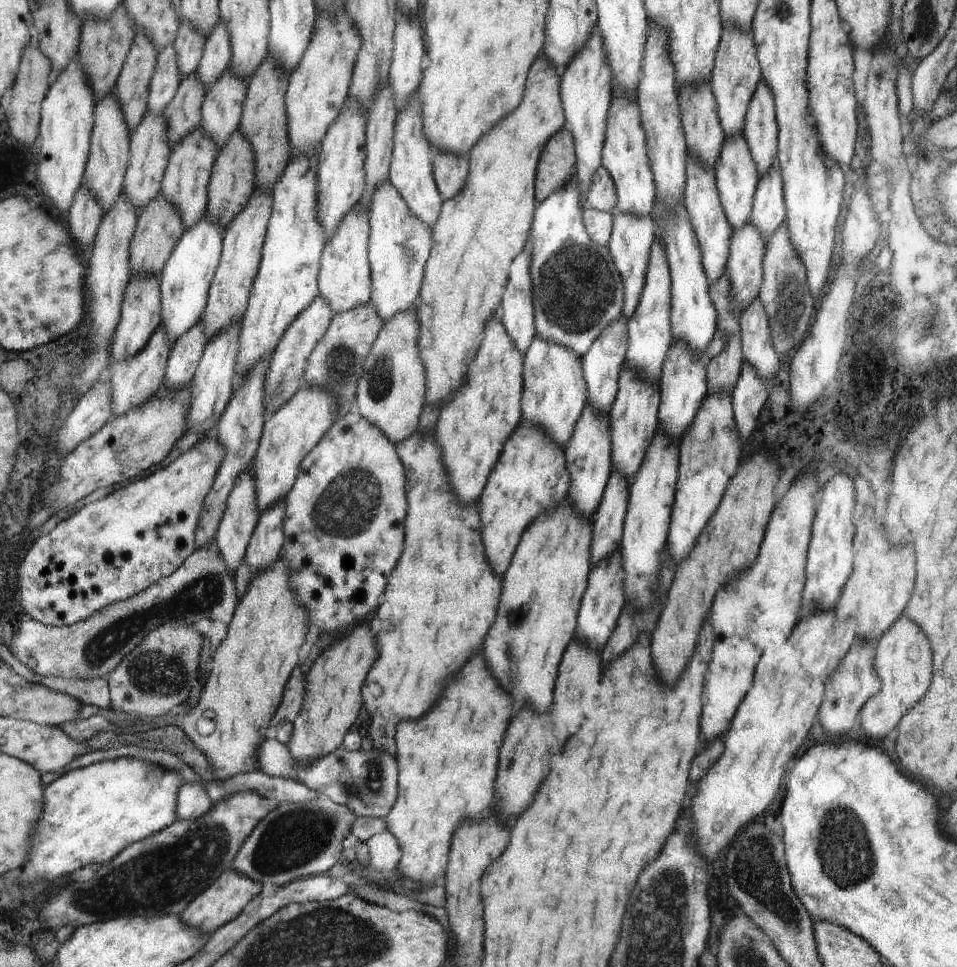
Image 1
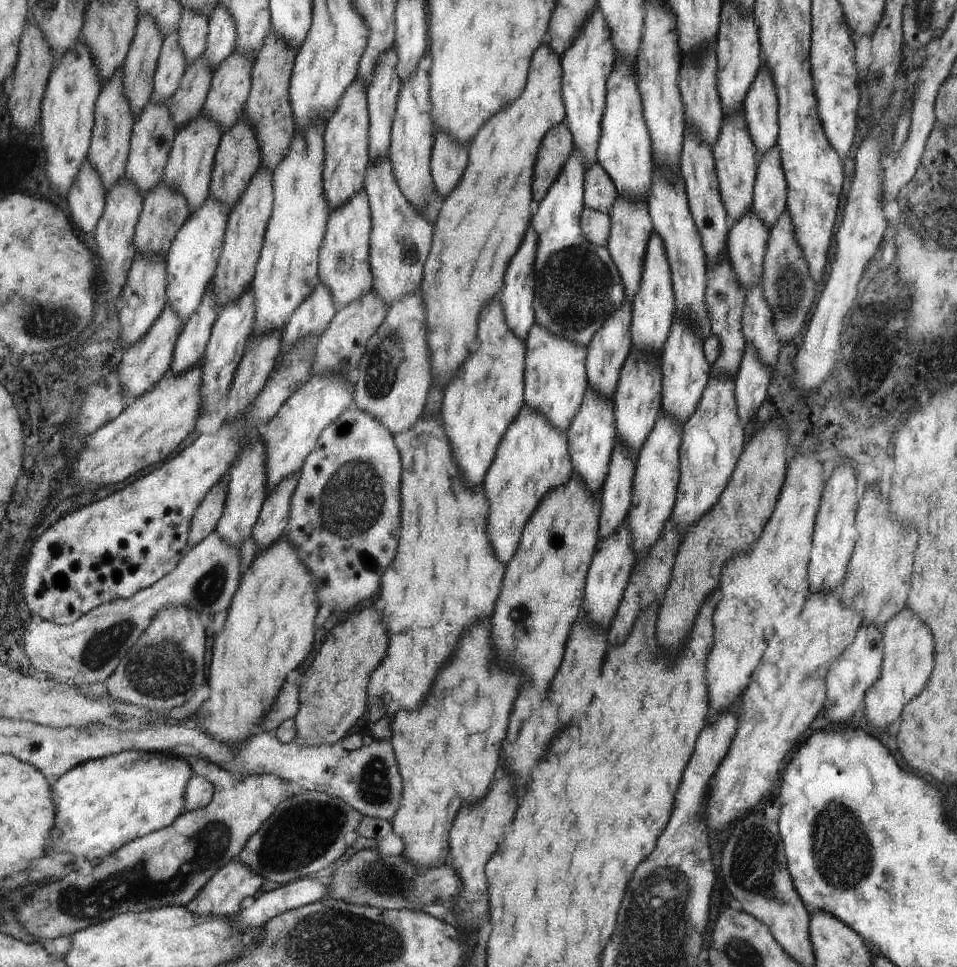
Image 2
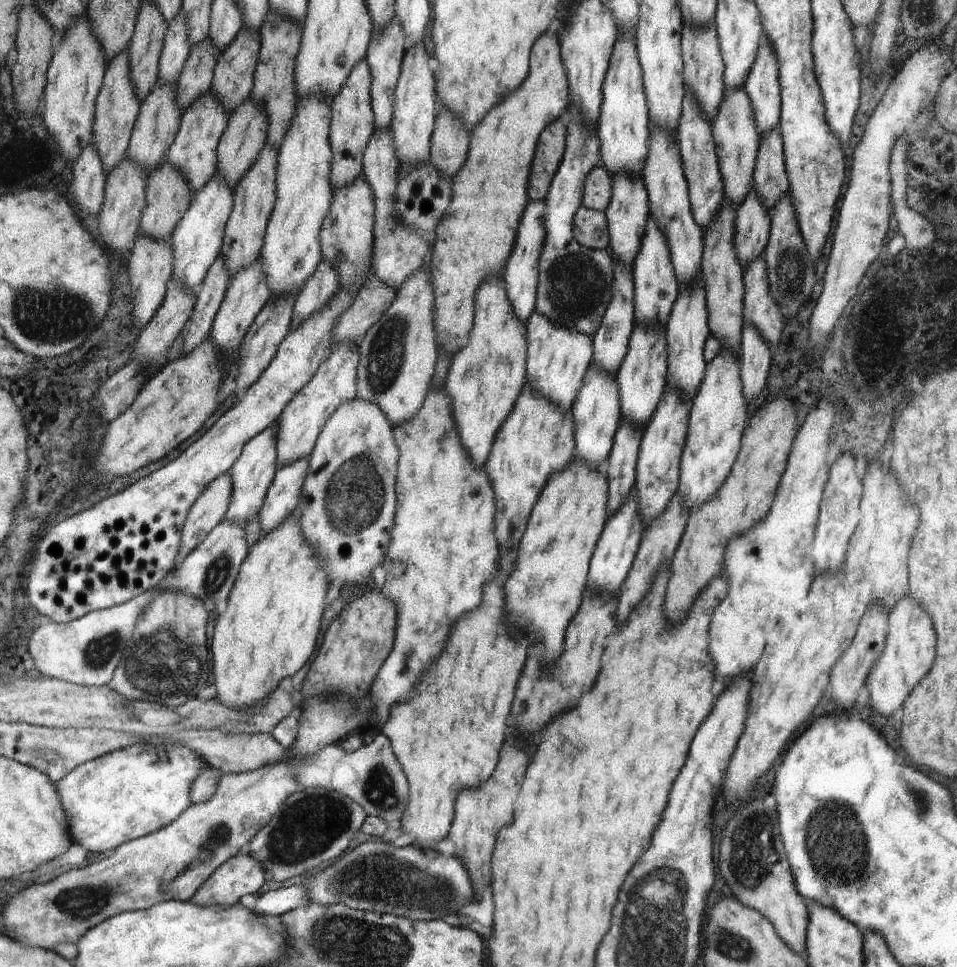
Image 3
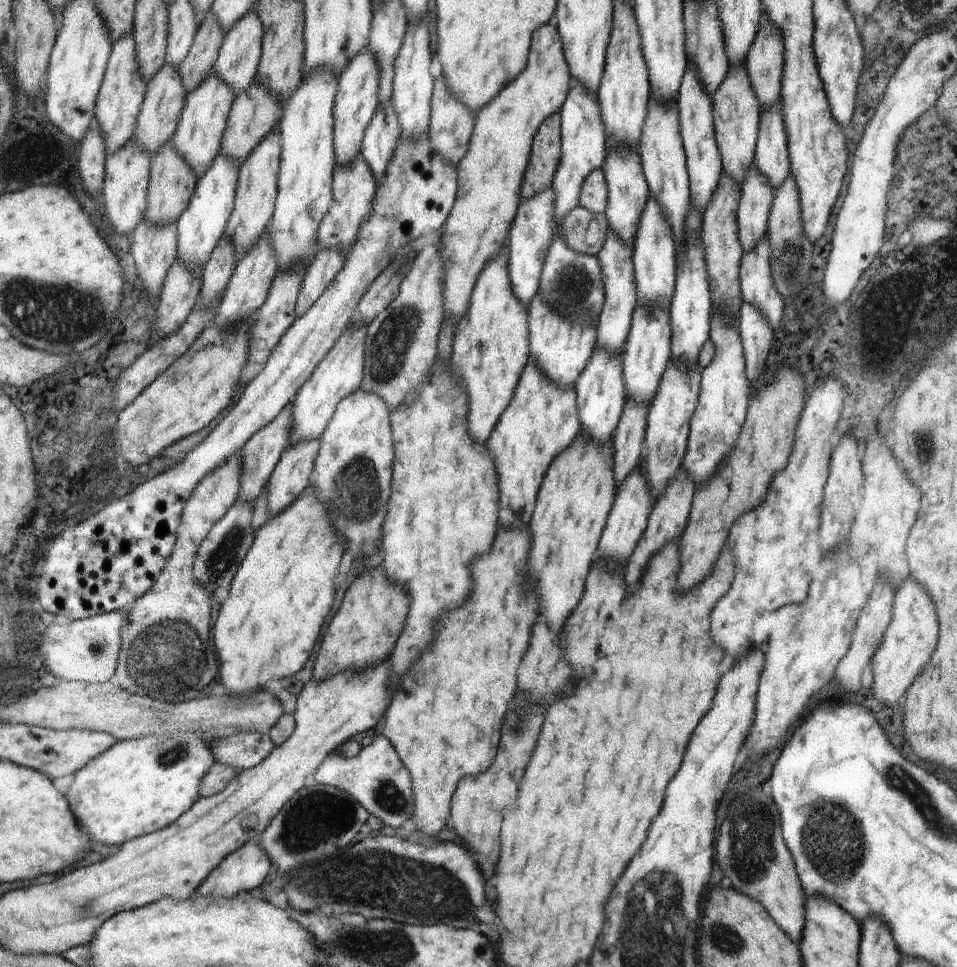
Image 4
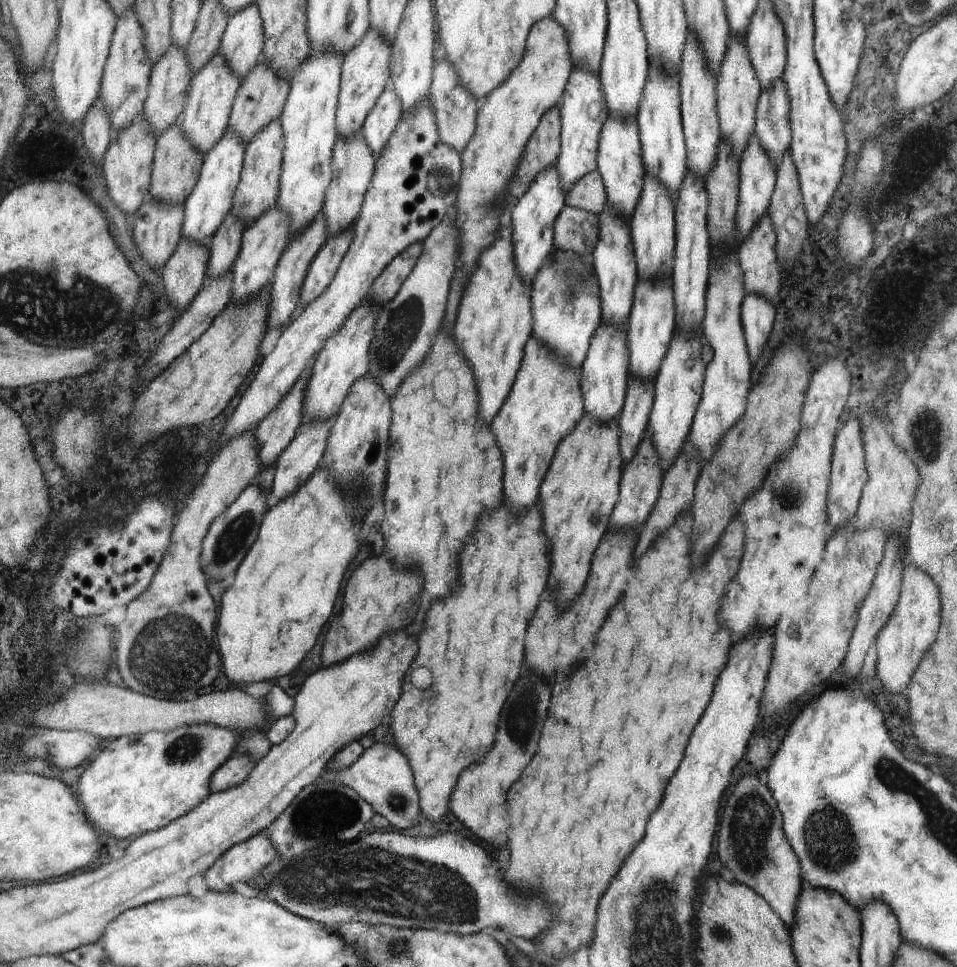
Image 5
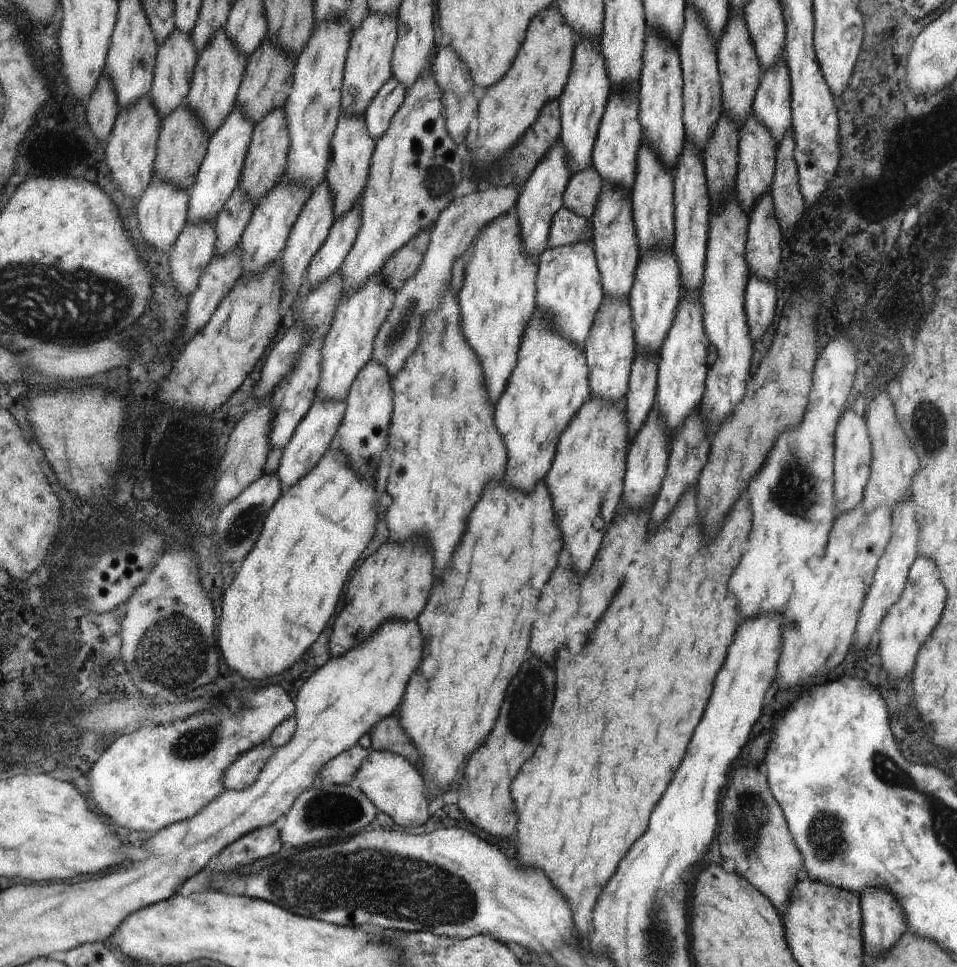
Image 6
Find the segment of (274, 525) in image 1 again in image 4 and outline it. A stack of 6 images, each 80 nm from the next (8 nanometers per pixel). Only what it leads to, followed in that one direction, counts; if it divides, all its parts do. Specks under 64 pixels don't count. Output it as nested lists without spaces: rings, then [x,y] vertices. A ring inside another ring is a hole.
[[[321,436],[284,449],[266,486],[271,519],[296,502],[309,487],[320,445]]]

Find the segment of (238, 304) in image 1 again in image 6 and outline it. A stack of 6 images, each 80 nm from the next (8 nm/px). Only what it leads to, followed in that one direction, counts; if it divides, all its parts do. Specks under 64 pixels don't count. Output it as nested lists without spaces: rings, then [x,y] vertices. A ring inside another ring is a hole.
[[[285,106],[277,108],[255,124],[252,146],[245,158],[244,174],[241,176],[240,189],[247,192],[256,202],[264,199],[281,182],[288,166],[291,138]]]

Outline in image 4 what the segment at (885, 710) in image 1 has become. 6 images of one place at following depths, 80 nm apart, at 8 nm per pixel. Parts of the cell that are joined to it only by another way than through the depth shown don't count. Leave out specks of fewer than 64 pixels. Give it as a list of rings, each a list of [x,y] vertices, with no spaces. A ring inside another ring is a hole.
[[[910,578],[906,580],[906,584],[902,584],[902,588],[896,590],[890,624],[872,658],[874,662],[872,688],[874,694],[884,704],[894,706],[904,696],[904,692],[910,688],[910,684],[916,680],[916,676],[930,660],[930,654],[936,648],[936,640],[938,640],[938,620],[934,602],[926,594],[926,590],[916,580]]]

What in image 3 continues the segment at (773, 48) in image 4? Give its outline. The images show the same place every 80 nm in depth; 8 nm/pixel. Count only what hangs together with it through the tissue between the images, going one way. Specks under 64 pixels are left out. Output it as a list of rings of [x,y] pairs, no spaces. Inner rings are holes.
[[[762,35],[754,64],[749,68],[743,88],[754,106],[755,123],[760,125],[763,136],[779,124],[781,90],[779,62],[770,42]]]

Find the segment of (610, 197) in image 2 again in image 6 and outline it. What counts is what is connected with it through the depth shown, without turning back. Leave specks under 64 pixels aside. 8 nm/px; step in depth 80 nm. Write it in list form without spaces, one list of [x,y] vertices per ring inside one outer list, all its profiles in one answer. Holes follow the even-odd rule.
[[[593,166],[576,171],[569,180],[568,190],[564,194],[564,203],[580,216],[592,219],[602,197],[603,180]]]

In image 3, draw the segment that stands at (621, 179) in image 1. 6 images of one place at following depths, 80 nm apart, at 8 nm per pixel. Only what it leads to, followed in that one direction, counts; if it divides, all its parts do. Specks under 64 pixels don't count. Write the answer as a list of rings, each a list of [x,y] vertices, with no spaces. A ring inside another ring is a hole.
[[[624,33],[618,39],[613,48],[612,58],[609,60],[609,70],[603,80],[603,102],[601,104],[601,114],[596,122],[597,135],[601,140],[602,162],[611,176],[624,173],[625,175],[641,176],[645,160],[648,158],[649,138],[648,138],[648,107],[646,106],[646,92],[643,85],[643,70],[637,52],[636,33]]]

